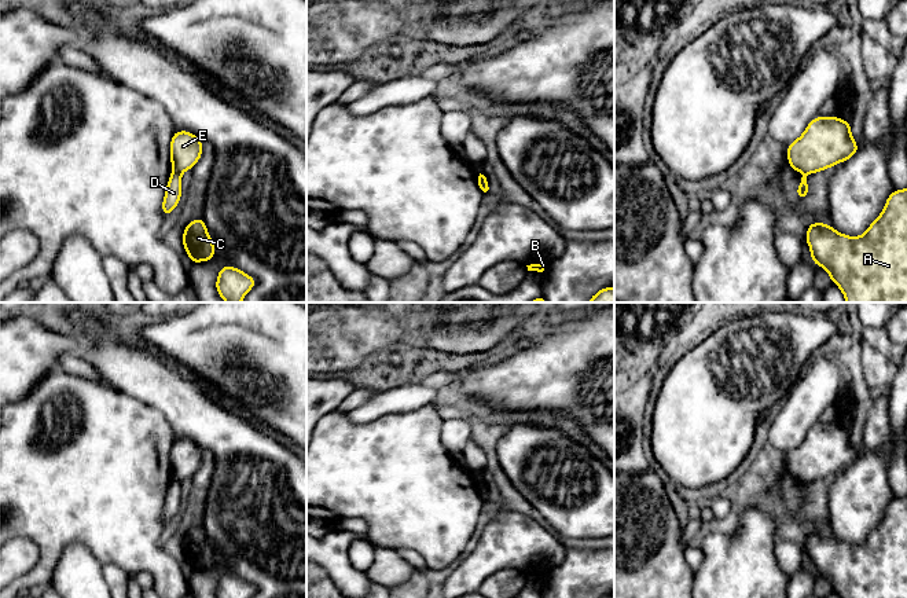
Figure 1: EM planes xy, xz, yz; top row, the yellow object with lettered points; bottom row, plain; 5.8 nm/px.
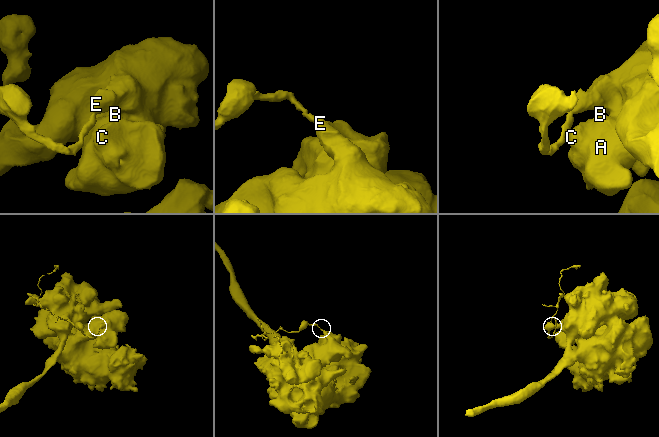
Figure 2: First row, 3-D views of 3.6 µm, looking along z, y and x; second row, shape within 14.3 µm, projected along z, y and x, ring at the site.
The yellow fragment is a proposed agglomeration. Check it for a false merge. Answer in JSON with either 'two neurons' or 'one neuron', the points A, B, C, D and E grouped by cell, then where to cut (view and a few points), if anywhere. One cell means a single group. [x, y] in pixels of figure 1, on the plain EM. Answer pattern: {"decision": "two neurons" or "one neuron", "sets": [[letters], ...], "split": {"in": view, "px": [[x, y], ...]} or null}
{"decision": "two neurons", "sets": [["A", "B", "C", "E"], ["D"]], "split": {"in": "xy", "px": [[173, 477], [179, 481]]}}

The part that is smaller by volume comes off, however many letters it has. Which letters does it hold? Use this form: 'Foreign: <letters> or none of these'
Foreign: D

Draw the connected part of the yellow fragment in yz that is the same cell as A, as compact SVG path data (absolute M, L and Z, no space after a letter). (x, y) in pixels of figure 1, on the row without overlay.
M907 496L895 498L882 521L860 544L848 544L831 532L809 531L805 549L815 573L823 575L841 598L907 598Z

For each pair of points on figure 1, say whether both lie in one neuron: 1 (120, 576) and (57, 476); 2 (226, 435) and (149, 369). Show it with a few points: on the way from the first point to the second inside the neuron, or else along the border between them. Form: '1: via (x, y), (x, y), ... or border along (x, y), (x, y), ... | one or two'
1: border along (102, 564), (116, 564), (131, 575) | two
2: via (206, 424), (168, 388) | one

